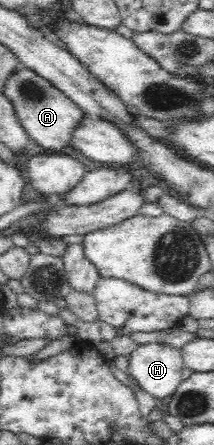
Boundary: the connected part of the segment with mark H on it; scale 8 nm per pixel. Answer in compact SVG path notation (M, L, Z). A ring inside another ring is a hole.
M158 342L141 345L129 354L128 373L145 393L157 399L169 397L183 381L180 349Z

